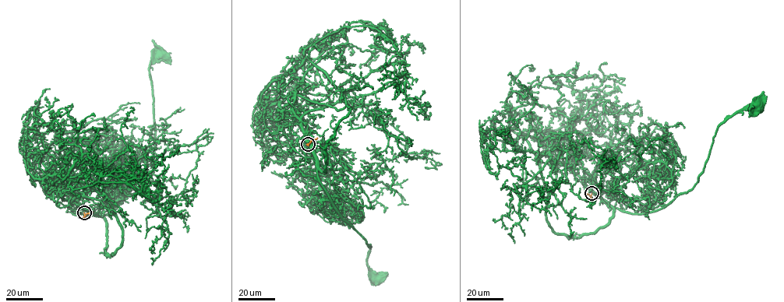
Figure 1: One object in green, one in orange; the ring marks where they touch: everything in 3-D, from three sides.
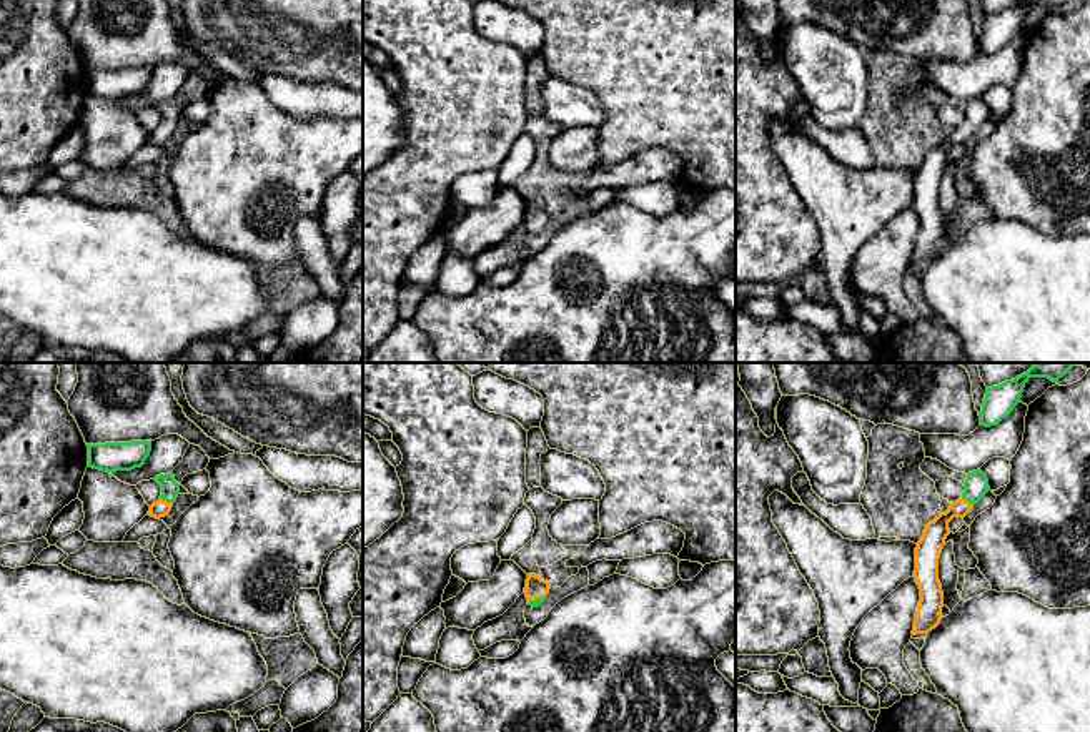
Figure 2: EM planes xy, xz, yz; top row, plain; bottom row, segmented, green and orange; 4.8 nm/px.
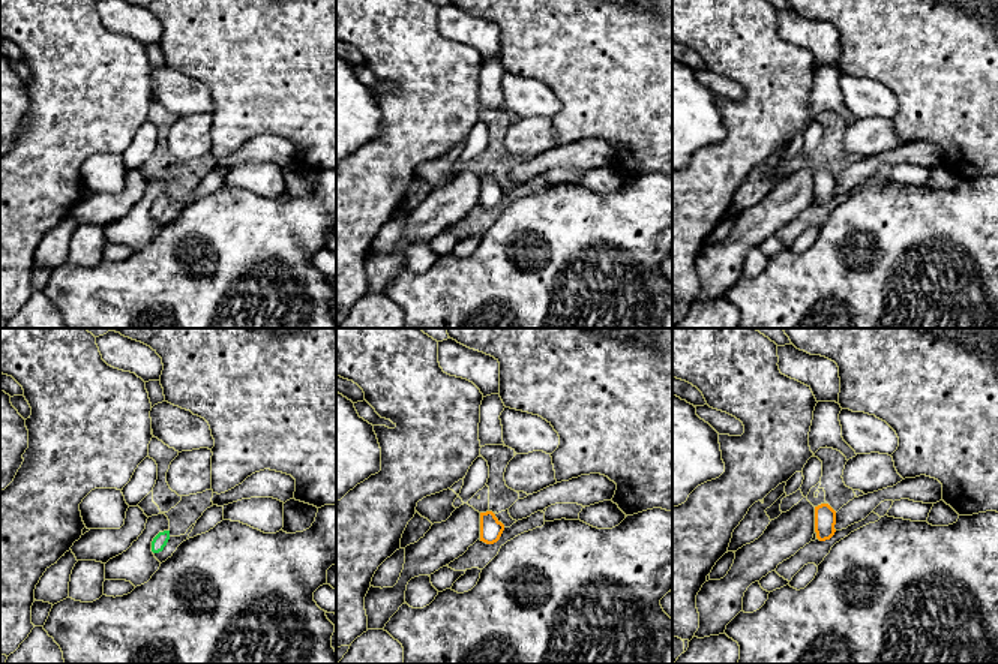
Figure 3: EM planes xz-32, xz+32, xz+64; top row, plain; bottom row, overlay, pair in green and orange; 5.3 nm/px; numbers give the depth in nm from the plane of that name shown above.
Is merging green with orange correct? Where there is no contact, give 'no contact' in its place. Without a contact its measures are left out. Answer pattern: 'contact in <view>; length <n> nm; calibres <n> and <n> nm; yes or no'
contact in xy; length 70 nm; calibres 90 and 80 nm; yes

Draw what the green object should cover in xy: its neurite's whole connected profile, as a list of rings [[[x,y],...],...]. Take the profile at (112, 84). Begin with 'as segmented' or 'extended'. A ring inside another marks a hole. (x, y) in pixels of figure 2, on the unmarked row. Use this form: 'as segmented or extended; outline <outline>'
as segmented; outline [[[151,68],[105,70],[87,73],[88,95],[107,100],[141,95],[151,78]]]

